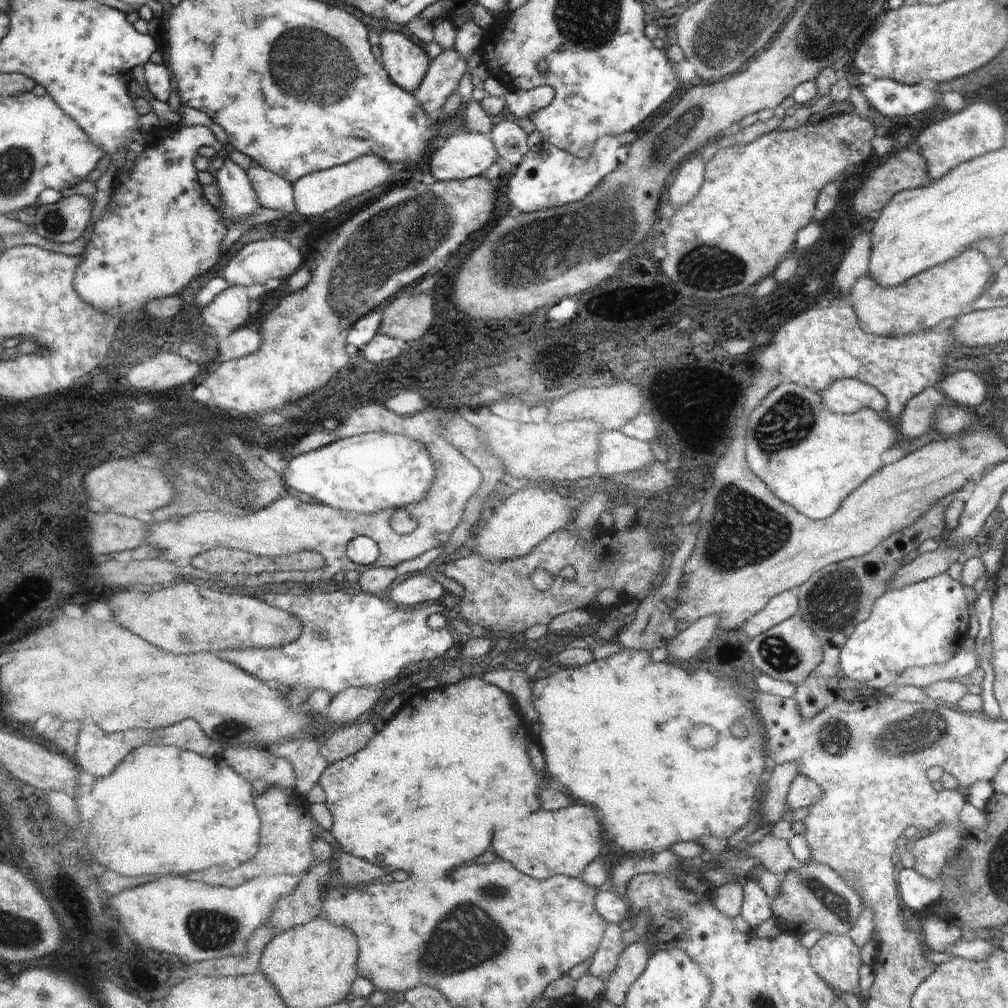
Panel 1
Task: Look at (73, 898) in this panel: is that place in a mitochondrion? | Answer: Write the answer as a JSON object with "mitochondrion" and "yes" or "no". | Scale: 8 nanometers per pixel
{"mitochondrion":"no"}

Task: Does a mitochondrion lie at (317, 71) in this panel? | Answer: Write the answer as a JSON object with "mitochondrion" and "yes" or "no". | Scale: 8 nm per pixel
{"mitochondrion":"yes"}

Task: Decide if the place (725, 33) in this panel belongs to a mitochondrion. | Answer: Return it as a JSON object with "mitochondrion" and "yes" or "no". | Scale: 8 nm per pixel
{"mitochondrion":"yes"}

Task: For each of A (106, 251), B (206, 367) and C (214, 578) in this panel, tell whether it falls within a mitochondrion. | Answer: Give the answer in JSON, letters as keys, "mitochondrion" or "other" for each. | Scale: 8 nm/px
{"A":"other","B":"other","C":"other"}

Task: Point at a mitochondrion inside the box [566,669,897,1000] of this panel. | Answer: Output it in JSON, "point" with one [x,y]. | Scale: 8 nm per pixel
{"point":[834,902]}

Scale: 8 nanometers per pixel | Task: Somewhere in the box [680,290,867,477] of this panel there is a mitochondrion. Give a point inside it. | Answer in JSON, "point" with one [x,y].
{"point":[780,428]}

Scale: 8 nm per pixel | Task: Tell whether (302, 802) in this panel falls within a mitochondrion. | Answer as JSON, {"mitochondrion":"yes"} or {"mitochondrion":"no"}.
{"mitochondrion":"no"}

